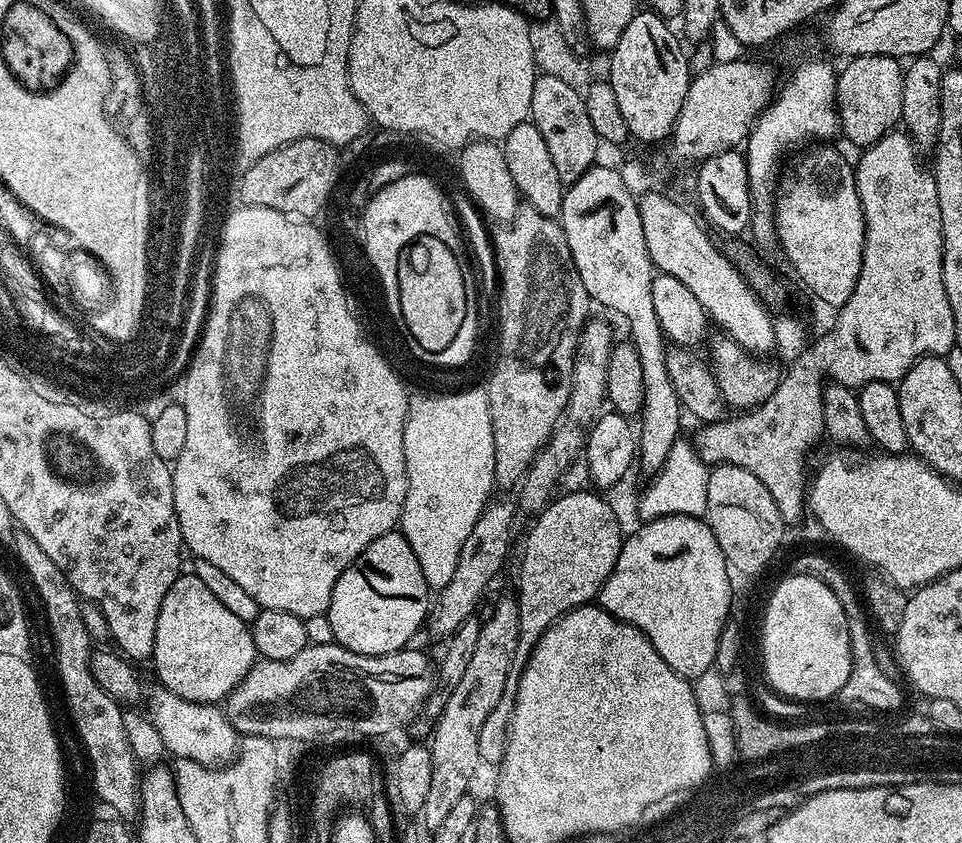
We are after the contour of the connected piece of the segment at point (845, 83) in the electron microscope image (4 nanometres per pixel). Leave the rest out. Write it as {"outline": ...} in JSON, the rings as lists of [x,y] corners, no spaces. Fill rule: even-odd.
{"outline":[[[853,56],[847,61],[843,69],[839,69],[836,77],[836,112],[840,116],[840,132],[852,144],[857,144],[857,149],[869,148],[874,142],[878,142],[887,132],[893,131],[902,120],[902,82],[904,81],[904,70],[901,61],[894,56]]]}

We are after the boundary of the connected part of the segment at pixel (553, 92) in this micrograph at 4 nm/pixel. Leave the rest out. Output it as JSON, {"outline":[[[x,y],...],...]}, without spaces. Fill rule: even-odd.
{"outline":[[[537,75],[530,120],[538,126],[538,130],[542,130],[542,138],[546,138],[550,158],[554,158],[558,178],[566,186],[582,178],[588,168],[597,163],[596,151],[602,148],[602,141],[590,123],[590,114],[586,114],[584,98],[579,87],[567,84],[562,78]]]}

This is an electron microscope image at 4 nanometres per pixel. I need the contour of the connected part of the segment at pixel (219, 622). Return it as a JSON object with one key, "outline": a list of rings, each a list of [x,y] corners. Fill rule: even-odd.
{"outline":[[[181,574],[166,590],[166,598],[162,598],[162,606],[158,614],[158,626],[154,638],[154,650],[150,657],[151,663],[156,663],[156,676],[163,687],[169,688],[178,698],[186,698],[199,704],[219,705],[228,699],[229,694],[239,686],[242,678],[251,670],[258,657],[252,641],[251,627],[242,618],[230,614],[214,594],[194,574]]]}

